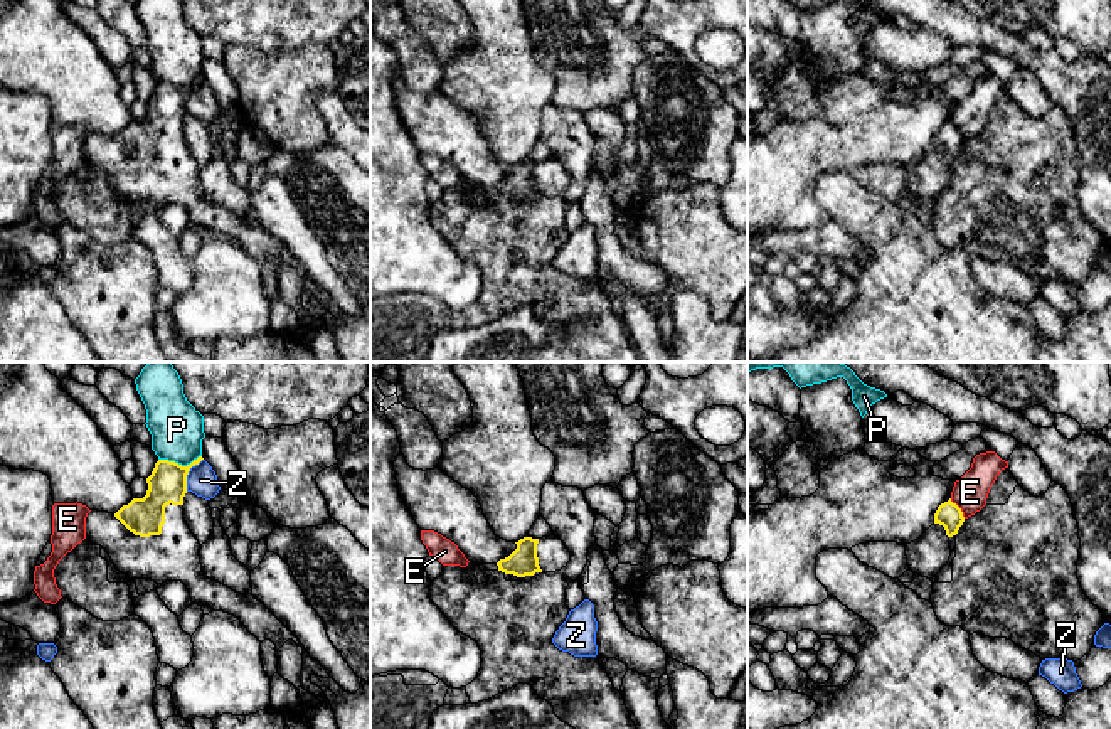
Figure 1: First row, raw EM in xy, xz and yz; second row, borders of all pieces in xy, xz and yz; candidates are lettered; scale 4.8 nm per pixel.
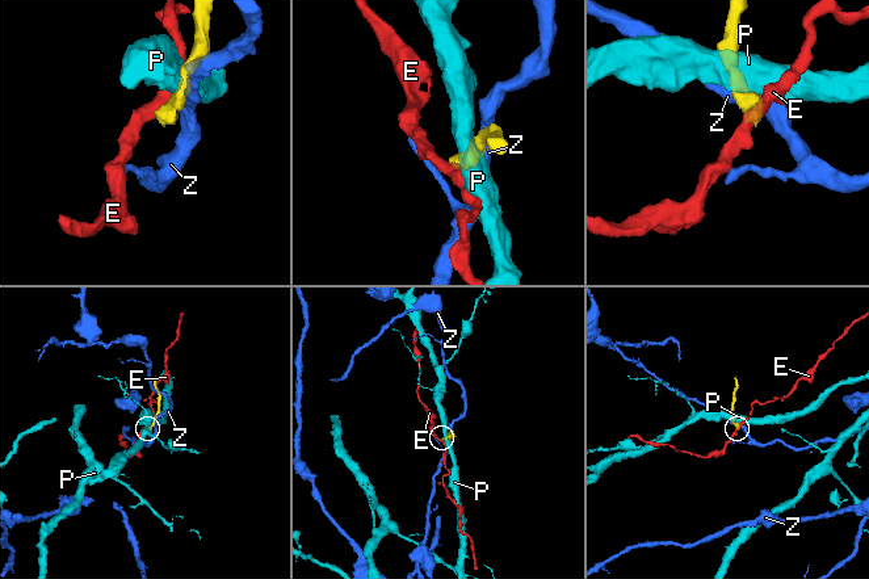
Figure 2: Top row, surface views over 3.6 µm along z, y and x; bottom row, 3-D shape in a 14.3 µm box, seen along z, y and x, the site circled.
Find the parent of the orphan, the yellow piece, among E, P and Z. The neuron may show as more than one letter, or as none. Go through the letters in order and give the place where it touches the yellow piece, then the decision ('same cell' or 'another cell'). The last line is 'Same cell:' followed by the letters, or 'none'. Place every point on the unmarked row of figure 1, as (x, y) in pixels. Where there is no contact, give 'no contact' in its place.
E: meets yellow in yz at (960, 132); another cell
P: meets yellow in xy at (179, 88); another cell
Z: meets yellow in xy at (187, 96); another cell
Same cell: none

